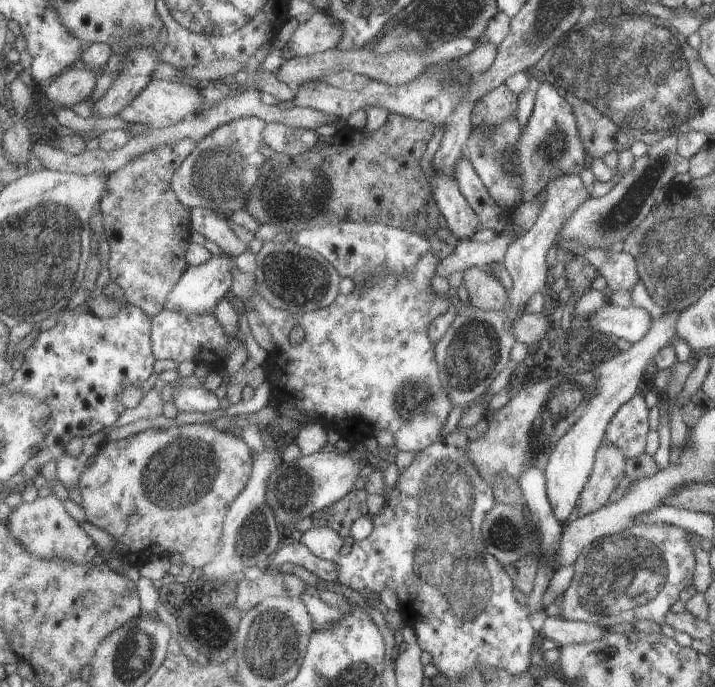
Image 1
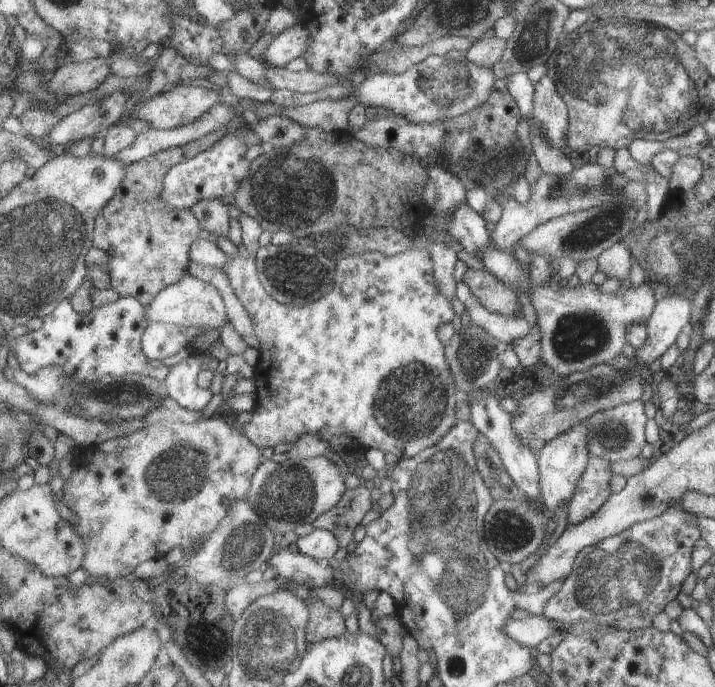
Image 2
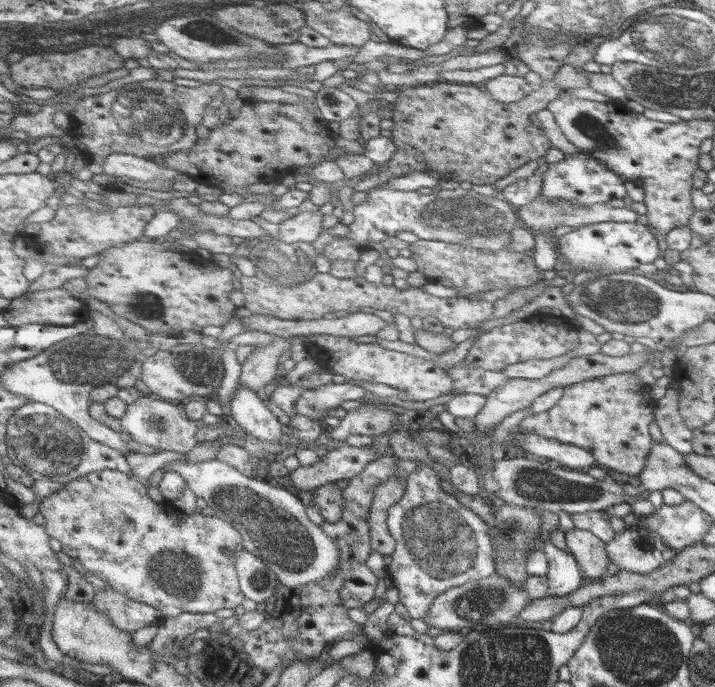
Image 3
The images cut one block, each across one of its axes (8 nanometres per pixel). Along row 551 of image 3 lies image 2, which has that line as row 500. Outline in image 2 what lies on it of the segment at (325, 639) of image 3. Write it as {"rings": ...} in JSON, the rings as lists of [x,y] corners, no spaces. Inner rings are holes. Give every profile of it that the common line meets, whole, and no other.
{"rings":[[[364,484],[346,489],[342,498],[330,510],[323,512],[313,522],[315,529],[326,529],[338,538],[340,547],[348,546],[354,536],[354,529],[362,522],[366,512],[372,508],[370,489]]]}

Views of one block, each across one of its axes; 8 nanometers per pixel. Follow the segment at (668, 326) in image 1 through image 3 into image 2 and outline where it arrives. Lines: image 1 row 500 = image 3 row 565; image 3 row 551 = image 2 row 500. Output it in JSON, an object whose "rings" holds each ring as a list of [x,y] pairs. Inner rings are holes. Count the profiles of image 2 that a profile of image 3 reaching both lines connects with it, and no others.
{"rings":[[[582,420],[575,427],[544,444],[537,454],[540,468],[540,494],[544,505],[552,512],[563,503],[567,504],[572,500],[584,472],[587,471],[590,450],[586,442],[588,442],[588,426],[586,420]]]}

